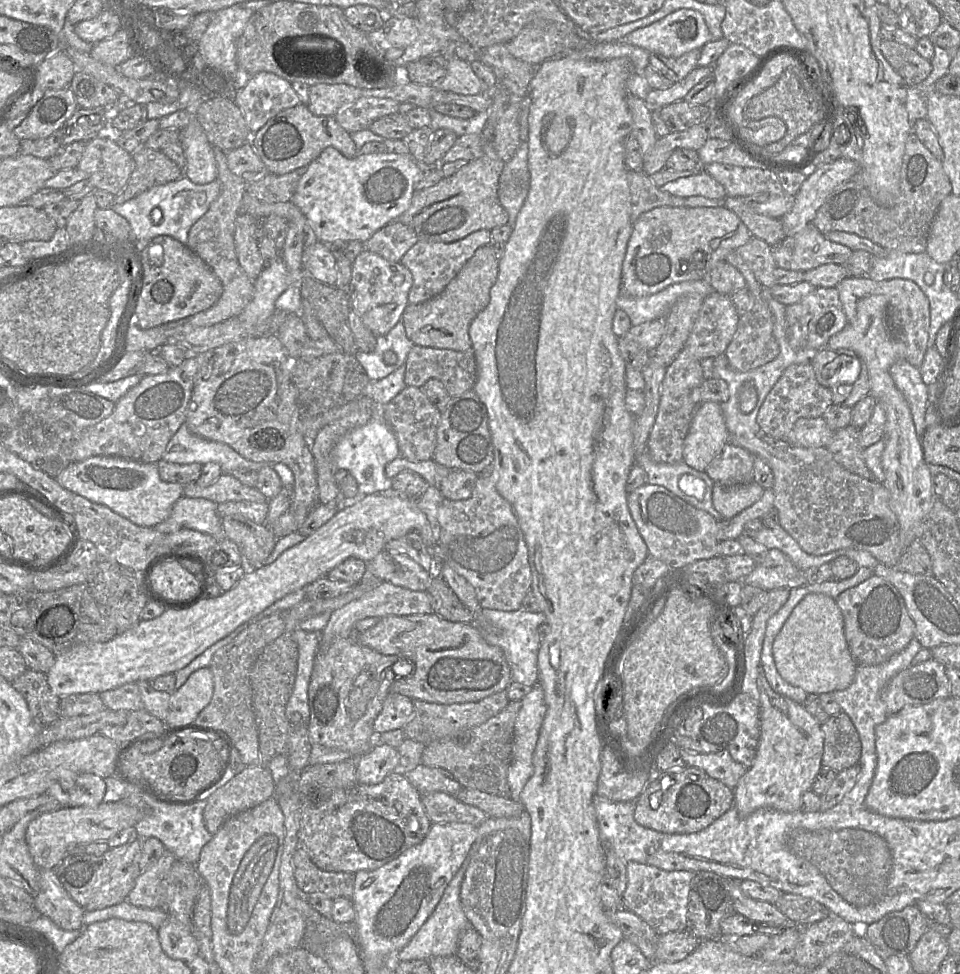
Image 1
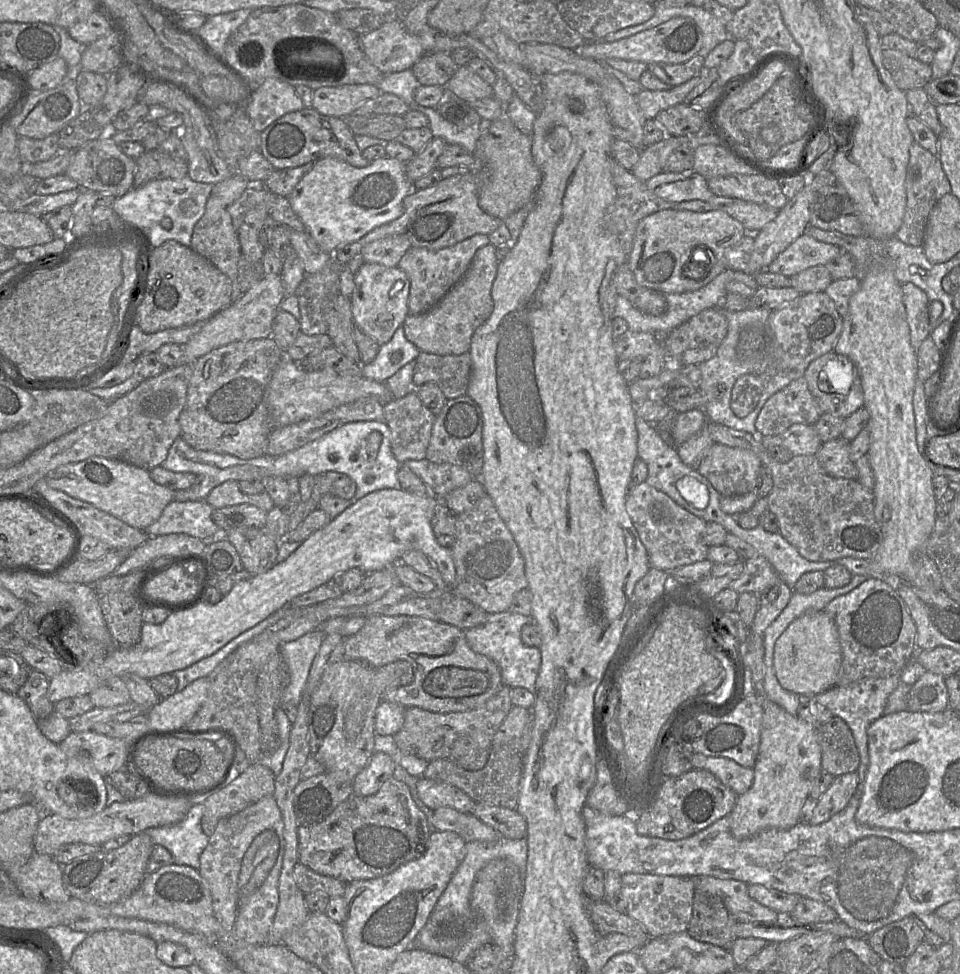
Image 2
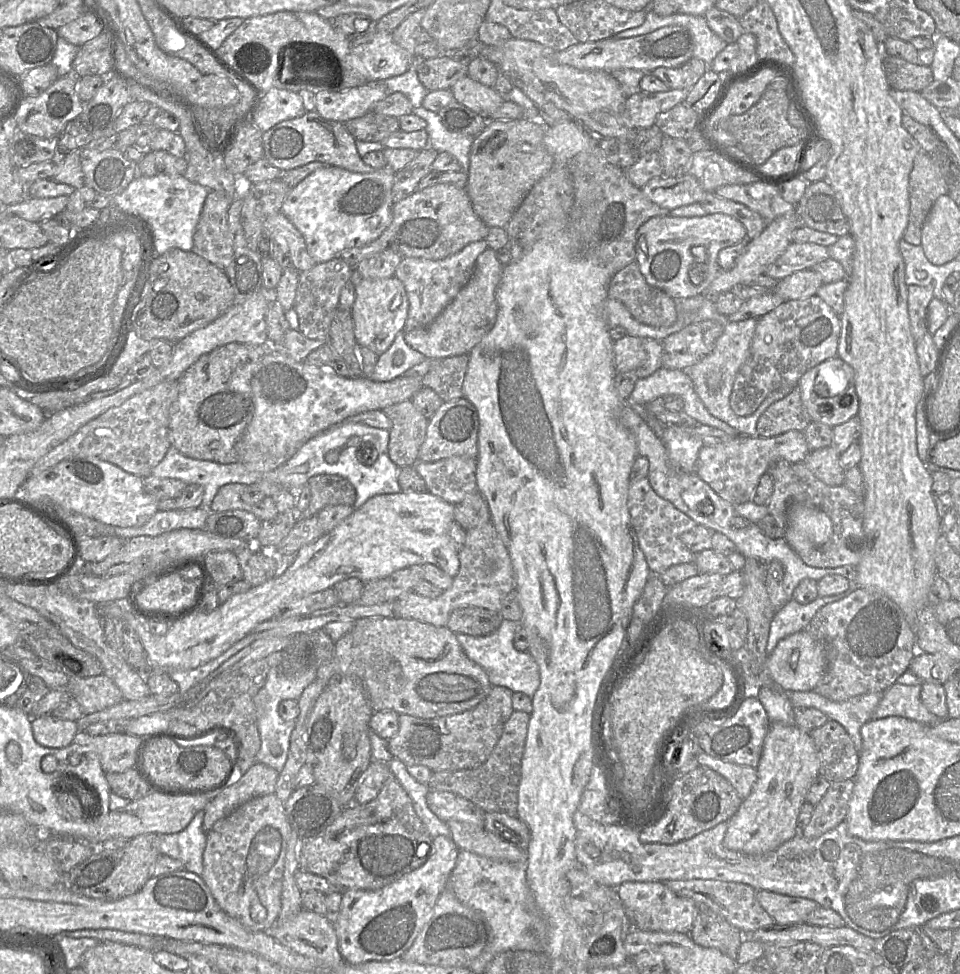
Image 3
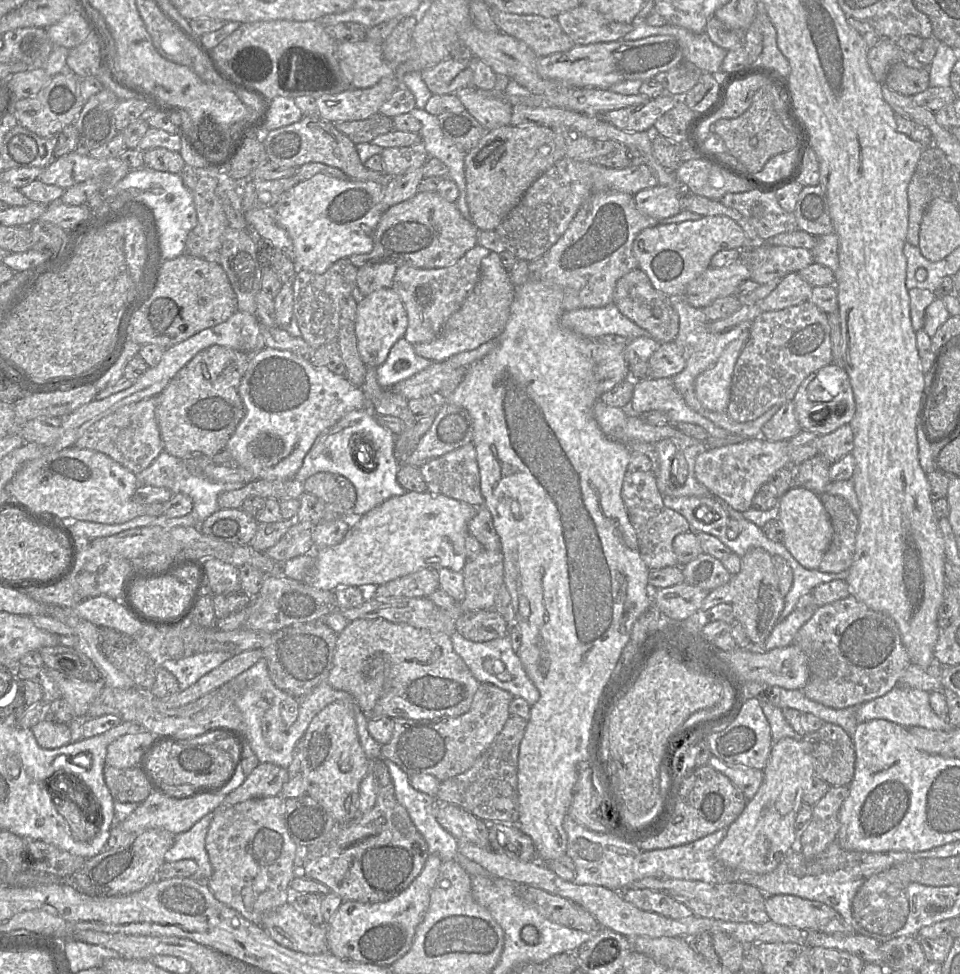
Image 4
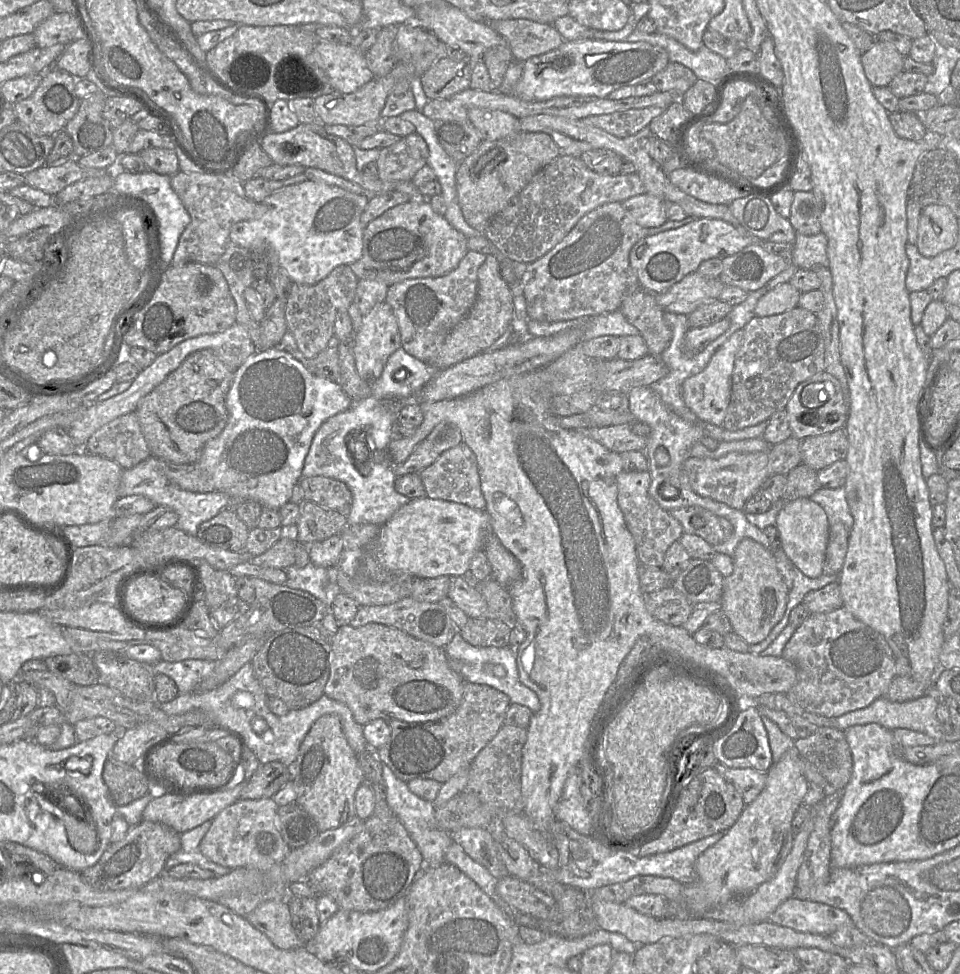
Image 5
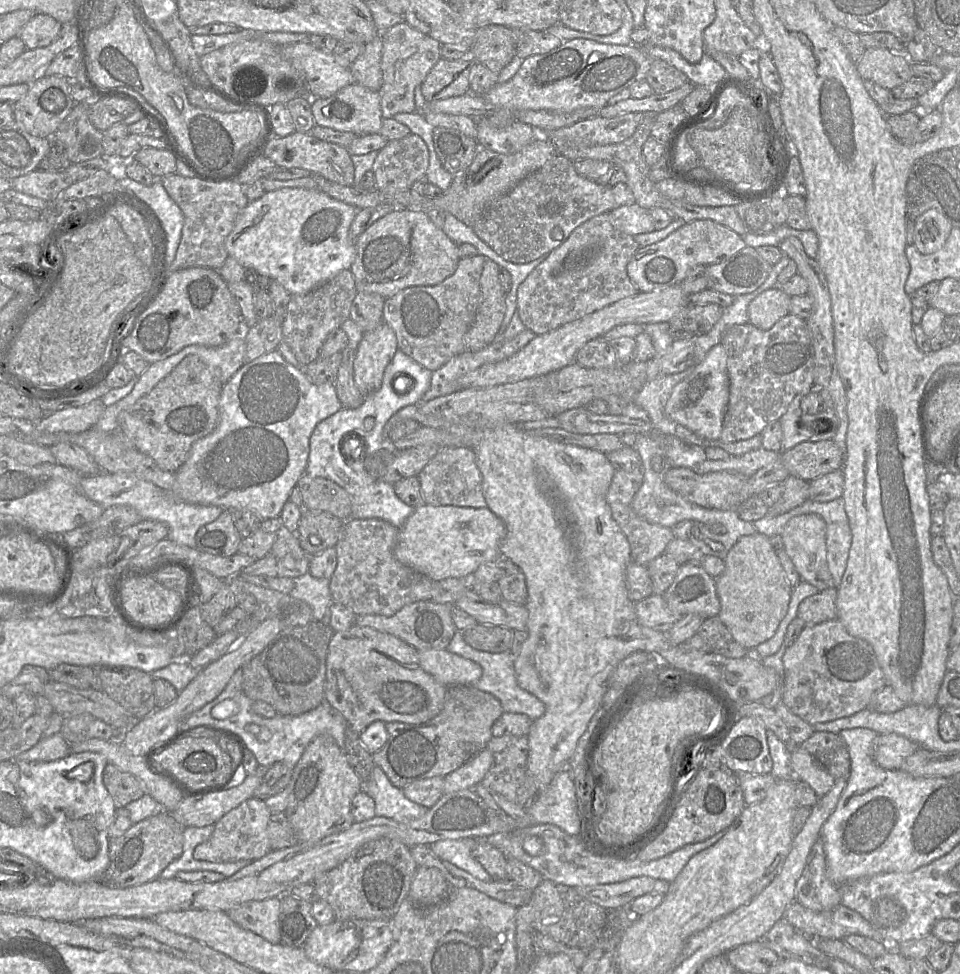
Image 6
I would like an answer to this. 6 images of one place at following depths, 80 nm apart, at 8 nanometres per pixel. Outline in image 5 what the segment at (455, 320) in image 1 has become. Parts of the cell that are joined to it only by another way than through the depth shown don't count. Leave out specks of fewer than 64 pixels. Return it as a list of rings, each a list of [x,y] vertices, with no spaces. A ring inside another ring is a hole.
[[[489,254],[478,270],[476,301],[468,315],[447,335],[443,345],[429,360],[428,364],[438,370],[448,368],[485,352],[511,324],[515,305],[510,285],[500,275],[498,259]]]

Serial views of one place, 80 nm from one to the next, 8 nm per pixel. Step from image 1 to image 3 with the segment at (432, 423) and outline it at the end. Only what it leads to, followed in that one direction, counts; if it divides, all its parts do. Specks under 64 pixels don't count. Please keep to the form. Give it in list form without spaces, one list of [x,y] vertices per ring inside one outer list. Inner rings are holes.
[[[411,399],[390,405],[383,412],[392,421],[388,445],[390,459],[399,468],[414,466],[429,420],[414,407]]]

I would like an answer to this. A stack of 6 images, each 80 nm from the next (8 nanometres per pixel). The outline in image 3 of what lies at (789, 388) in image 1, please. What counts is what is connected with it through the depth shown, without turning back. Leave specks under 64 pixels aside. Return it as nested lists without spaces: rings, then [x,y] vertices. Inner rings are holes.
[[[797,385],[784,398],[772,403],[763,412],[757,422],[757,434],[770,438],[790,430],[803,431],[811,422]]]

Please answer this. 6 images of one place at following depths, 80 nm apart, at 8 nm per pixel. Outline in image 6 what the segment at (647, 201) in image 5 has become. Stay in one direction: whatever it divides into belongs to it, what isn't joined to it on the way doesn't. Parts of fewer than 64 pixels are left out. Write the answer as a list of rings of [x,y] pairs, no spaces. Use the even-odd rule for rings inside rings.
[[[636,203],[610,211],[609,219],[617,230],[631,236],[655,230],[649,211]]]

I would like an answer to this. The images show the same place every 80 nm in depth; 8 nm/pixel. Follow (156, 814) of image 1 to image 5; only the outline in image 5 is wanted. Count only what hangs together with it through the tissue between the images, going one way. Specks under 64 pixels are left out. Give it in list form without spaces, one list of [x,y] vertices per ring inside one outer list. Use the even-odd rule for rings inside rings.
[[[206,821],[192,830],[180,834],[181,847],[168,858],[164,872],[176,865],[194,864],[204,870],[211,871],[215,877],[230,873],[231,869],[210,861],[200,851],[200,843],[211,824],[212,821]]]

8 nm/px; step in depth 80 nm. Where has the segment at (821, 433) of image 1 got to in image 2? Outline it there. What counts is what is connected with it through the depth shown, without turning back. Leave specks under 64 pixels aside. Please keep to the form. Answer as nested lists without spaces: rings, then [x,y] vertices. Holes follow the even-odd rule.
[[[794,424],[782,434],[762,437],[764,447],[781,446],[795,455],[815,455],[822,446],[813,425]]]

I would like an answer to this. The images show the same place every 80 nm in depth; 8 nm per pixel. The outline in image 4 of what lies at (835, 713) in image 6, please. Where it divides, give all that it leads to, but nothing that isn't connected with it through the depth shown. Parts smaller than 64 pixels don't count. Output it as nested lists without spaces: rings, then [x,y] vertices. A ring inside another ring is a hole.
[[[853,595],[817,607],[813,616],[797,631],[793,644],[807,656],[809,678],[802,689],[812,701],[833,709],[843,709],[874,700],[899,684],[910,663],[899,628],[892,617],[869,608]]]

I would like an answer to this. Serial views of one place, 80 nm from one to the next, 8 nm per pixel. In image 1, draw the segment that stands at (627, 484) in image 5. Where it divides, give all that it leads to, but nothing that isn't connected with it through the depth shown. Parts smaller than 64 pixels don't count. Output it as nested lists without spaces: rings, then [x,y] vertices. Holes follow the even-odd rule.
[[[646,483],[628,494],[628,507],[640,535],[648,548],[648,555],[661,560],[673,571],[695,561],[718,556],[718,520],[708,512],[698,509],[663,486]]]

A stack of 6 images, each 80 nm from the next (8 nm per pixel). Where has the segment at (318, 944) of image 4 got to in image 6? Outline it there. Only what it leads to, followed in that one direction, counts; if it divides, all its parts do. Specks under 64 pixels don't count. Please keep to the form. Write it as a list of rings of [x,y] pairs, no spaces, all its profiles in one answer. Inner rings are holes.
[[[270,898],[240,904],[226,913],[241,928],[255,933],[271,944],[280,944],[280,910],[281,898]]]

